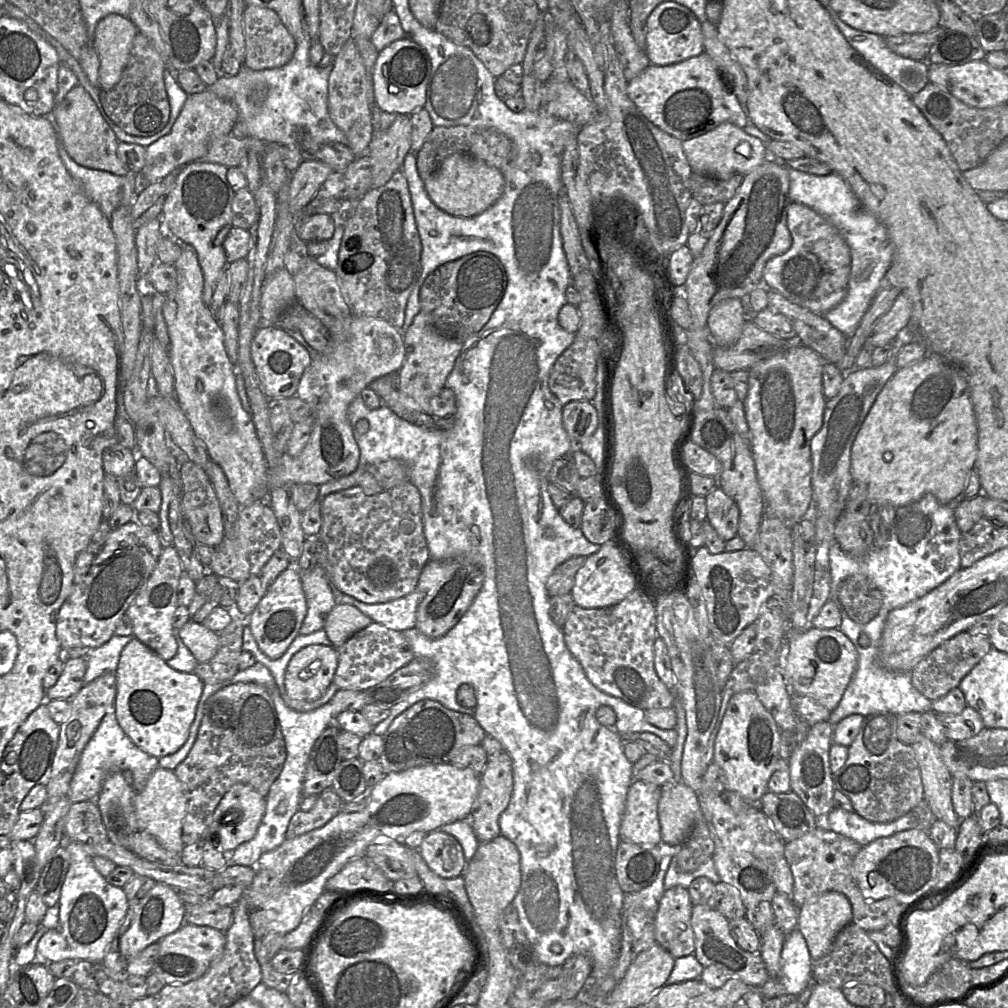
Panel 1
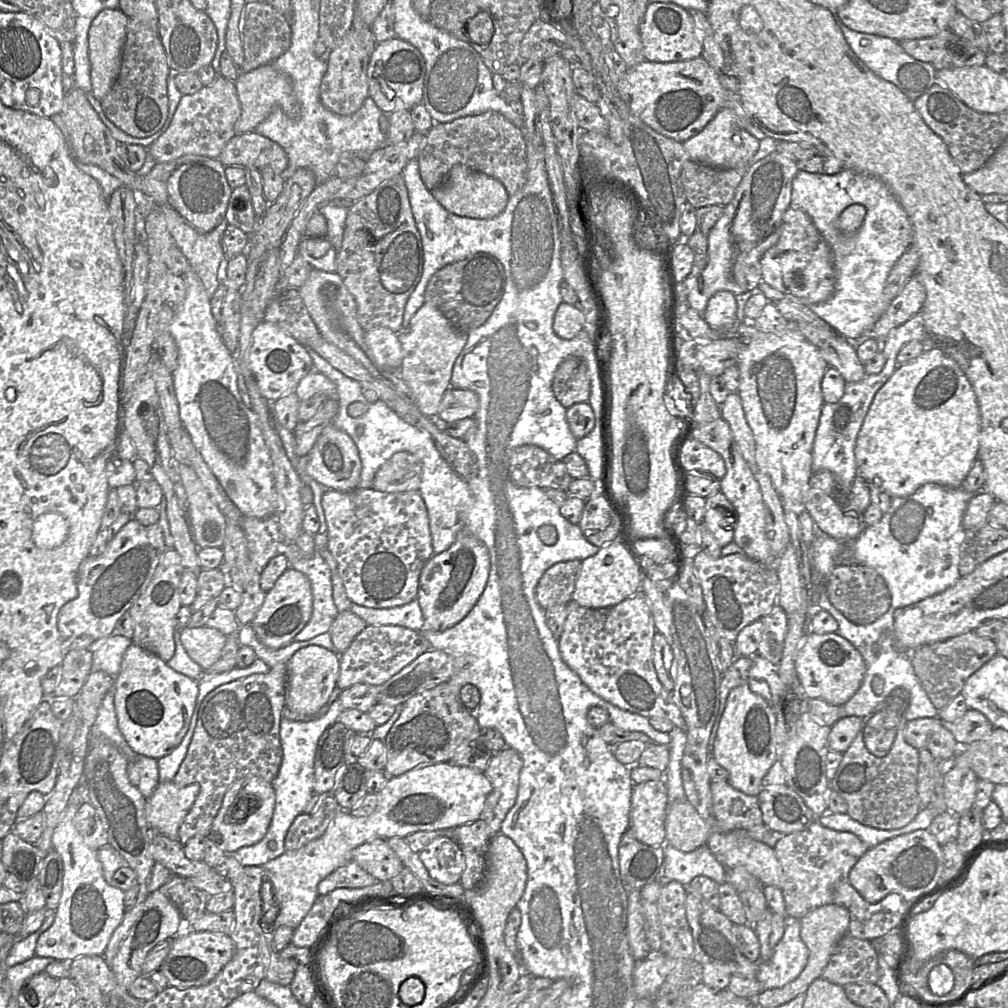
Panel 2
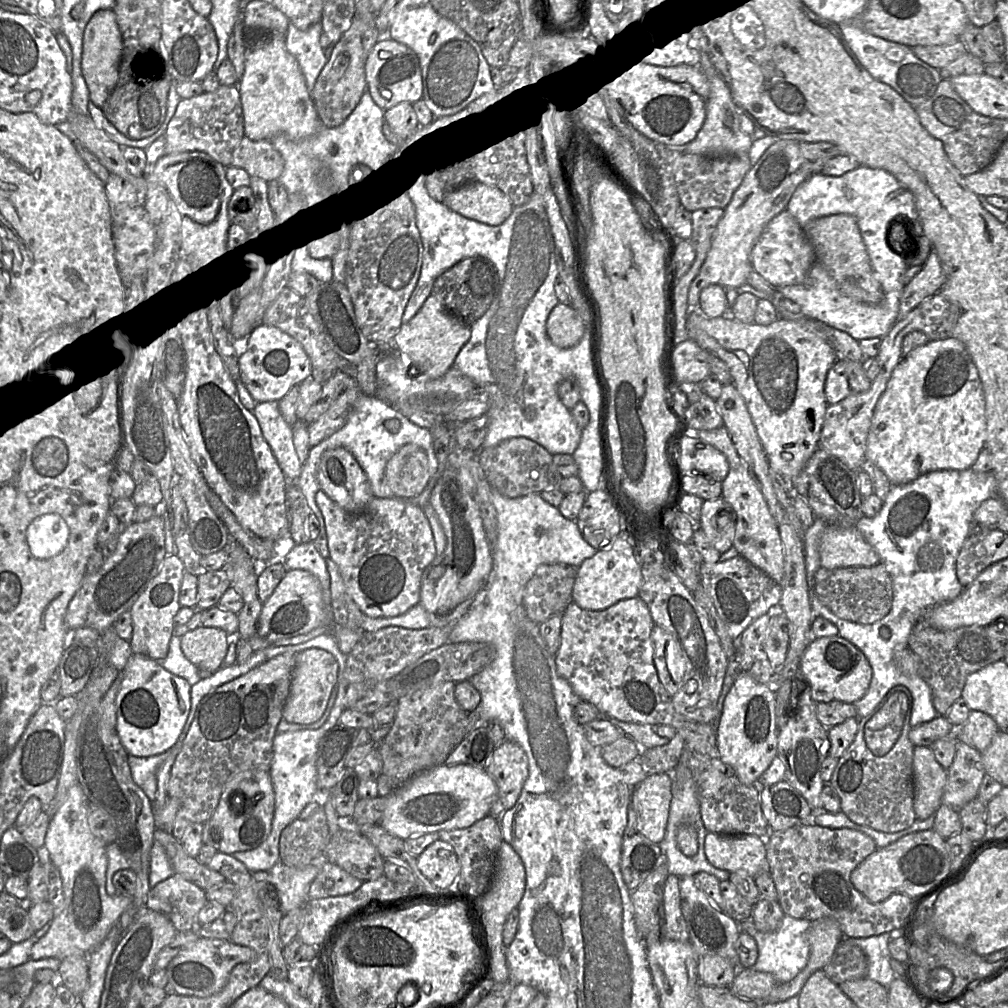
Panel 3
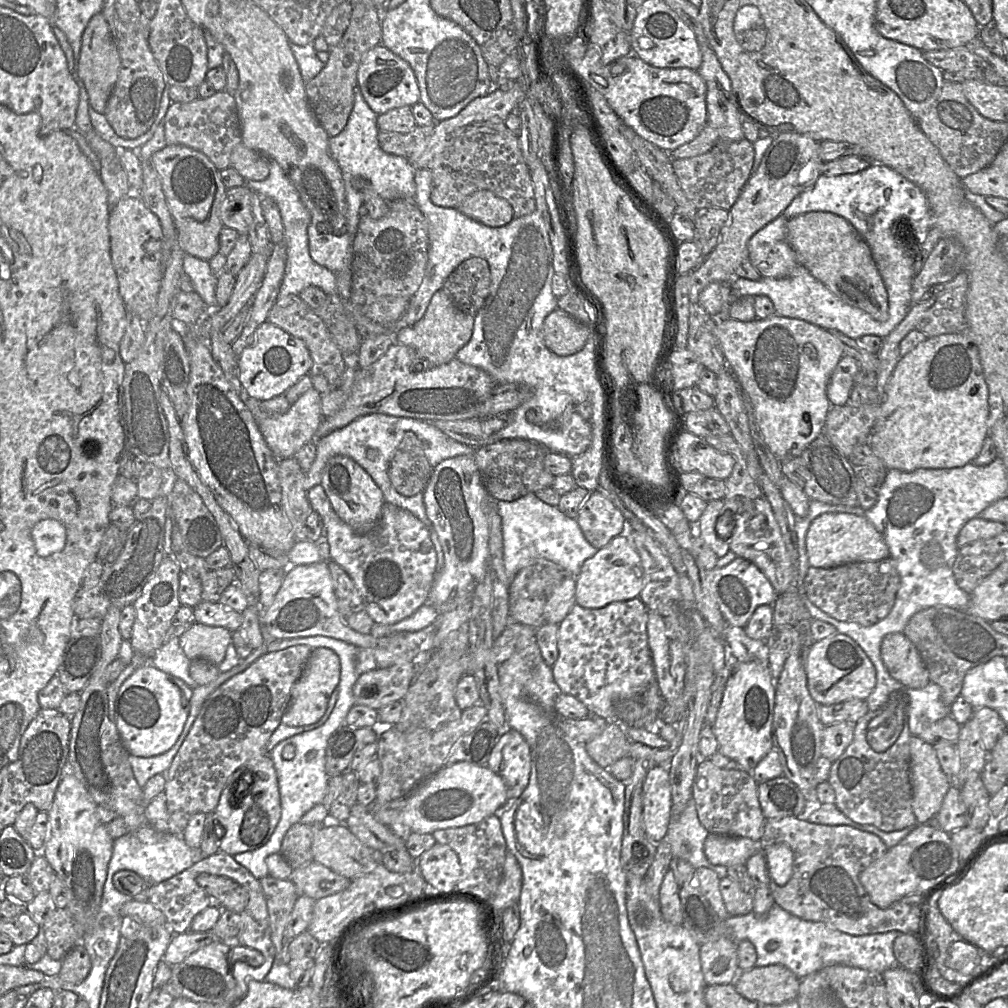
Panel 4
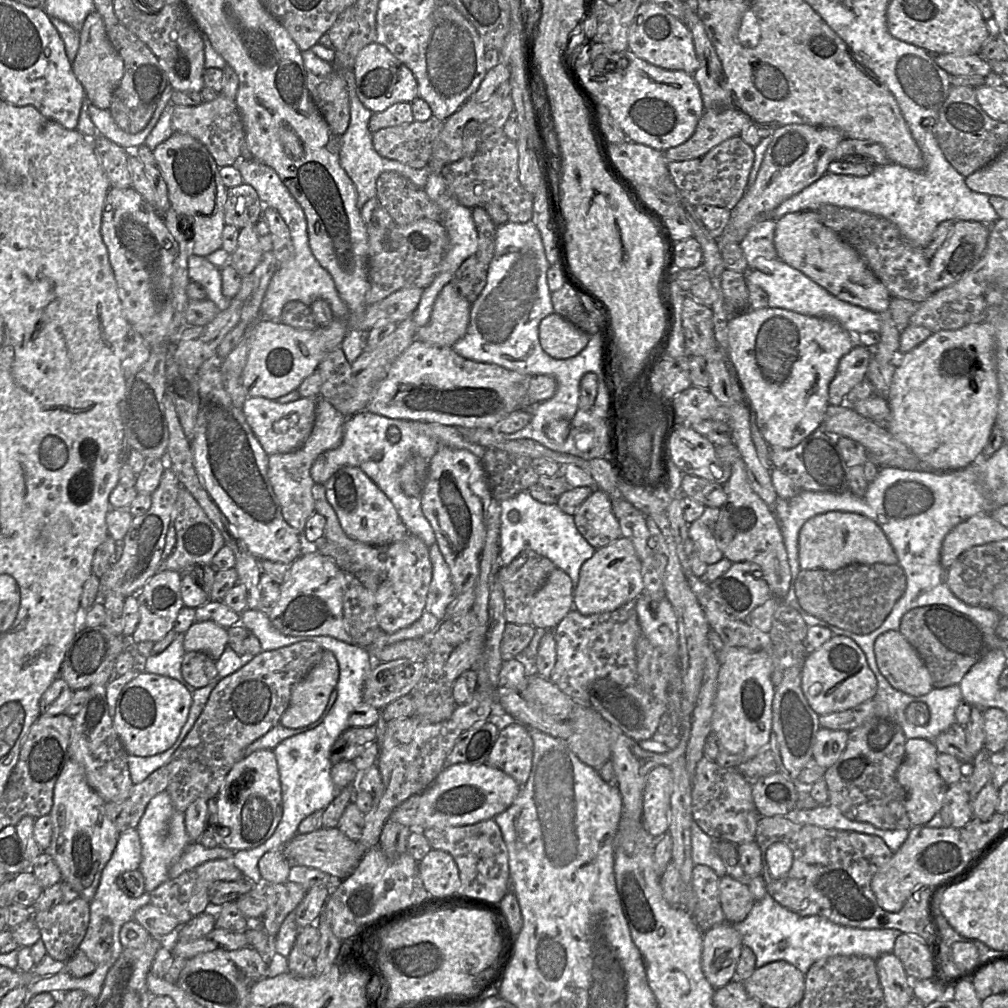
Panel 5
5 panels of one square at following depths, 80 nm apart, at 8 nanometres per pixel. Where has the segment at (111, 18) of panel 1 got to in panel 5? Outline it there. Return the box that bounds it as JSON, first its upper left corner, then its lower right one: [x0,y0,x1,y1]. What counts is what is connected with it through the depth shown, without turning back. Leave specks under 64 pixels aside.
[72,11,124,109]

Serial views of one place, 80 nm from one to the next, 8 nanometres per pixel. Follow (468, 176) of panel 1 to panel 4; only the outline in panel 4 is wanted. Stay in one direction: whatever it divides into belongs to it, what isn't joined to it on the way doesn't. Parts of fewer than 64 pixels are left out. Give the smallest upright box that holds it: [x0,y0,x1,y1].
[457,190,514,227]

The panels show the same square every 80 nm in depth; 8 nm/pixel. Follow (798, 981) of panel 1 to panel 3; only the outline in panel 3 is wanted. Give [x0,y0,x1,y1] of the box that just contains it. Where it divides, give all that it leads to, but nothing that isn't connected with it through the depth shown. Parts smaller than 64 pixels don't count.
[739,915,811,984]

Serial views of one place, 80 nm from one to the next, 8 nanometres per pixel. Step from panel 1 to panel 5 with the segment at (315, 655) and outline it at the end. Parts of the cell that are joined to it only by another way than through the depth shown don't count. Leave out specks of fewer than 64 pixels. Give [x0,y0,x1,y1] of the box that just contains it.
[279,650,338,729]

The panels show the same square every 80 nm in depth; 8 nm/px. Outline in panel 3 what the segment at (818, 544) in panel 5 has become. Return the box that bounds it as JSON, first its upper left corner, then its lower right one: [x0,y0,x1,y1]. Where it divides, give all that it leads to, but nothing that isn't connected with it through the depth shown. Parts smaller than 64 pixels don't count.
[819,524,880,568]

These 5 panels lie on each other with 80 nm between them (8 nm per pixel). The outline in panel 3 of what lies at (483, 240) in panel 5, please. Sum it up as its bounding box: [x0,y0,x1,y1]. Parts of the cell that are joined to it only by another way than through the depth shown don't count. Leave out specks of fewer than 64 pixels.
[432,256,499,326]

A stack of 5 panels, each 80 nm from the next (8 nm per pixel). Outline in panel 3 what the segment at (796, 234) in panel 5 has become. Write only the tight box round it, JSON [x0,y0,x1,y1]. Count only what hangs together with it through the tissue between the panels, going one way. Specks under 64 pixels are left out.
[804,214,883,305]

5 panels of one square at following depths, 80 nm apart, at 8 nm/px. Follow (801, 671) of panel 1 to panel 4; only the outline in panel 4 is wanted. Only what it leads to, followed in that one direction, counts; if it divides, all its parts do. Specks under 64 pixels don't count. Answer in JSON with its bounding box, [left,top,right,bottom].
[804,633,876,706]

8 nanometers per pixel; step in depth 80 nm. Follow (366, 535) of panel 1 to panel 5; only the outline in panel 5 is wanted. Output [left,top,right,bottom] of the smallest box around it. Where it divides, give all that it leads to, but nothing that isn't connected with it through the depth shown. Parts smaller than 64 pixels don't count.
[312,483,432,634]

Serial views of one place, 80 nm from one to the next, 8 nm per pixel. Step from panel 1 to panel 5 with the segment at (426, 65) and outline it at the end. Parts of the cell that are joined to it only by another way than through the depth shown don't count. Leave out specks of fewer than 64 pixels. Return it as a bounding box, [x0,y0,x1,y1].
[353,43,419,113]

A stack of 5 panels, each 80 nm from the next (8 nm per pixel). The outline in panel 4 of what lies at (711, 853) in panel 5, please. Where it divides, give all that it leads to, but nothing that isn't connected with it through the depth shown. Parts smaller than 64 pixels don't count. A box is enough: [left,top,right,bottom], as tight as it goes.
[664,797,728,879]

